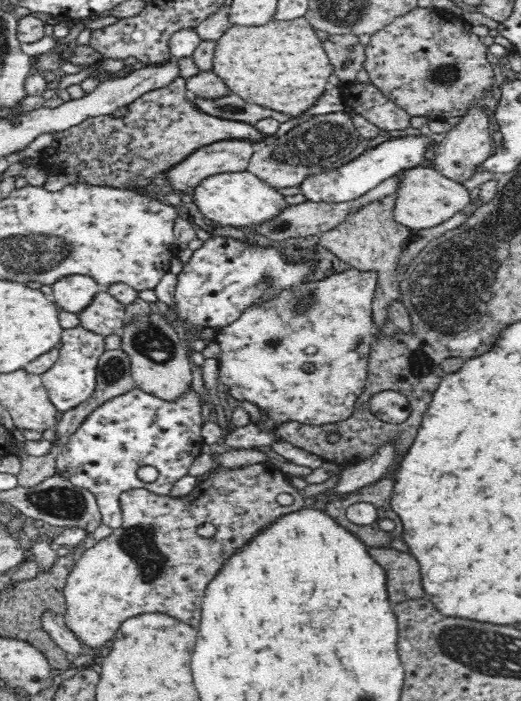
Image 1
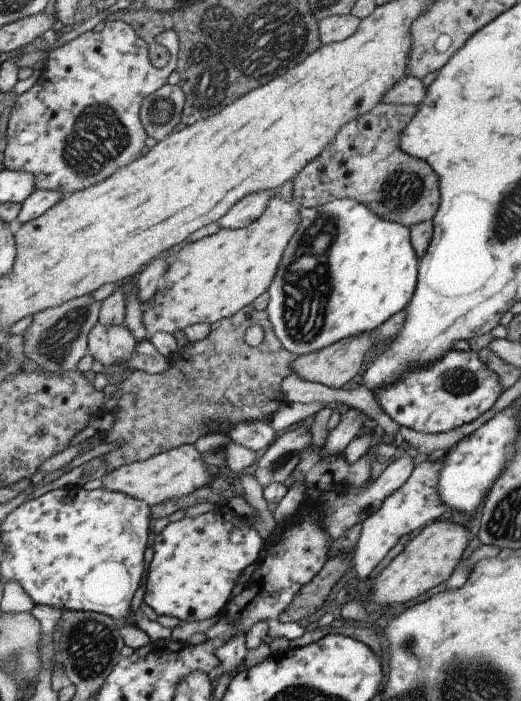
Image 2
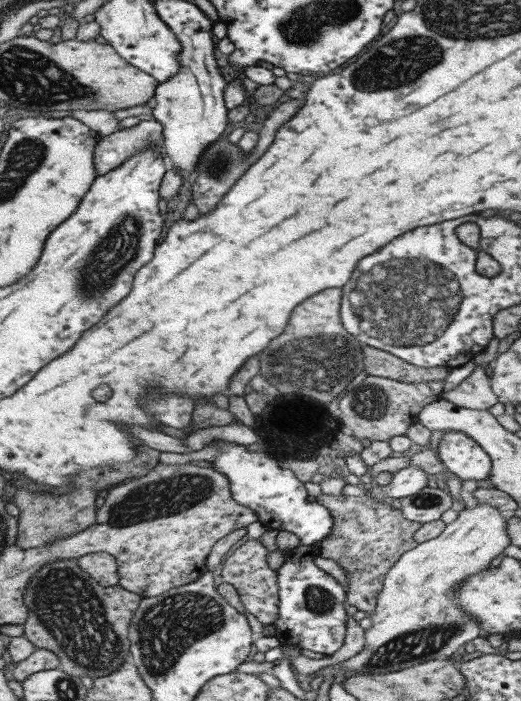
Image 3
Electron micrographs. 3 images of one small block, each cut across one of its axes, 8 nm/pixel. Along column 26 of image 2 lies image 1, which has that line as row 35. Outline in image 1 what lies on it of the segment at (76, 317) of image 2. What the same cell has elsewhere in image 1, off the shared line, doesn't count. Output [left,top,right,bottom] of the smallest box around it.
[322,34,366,85]

